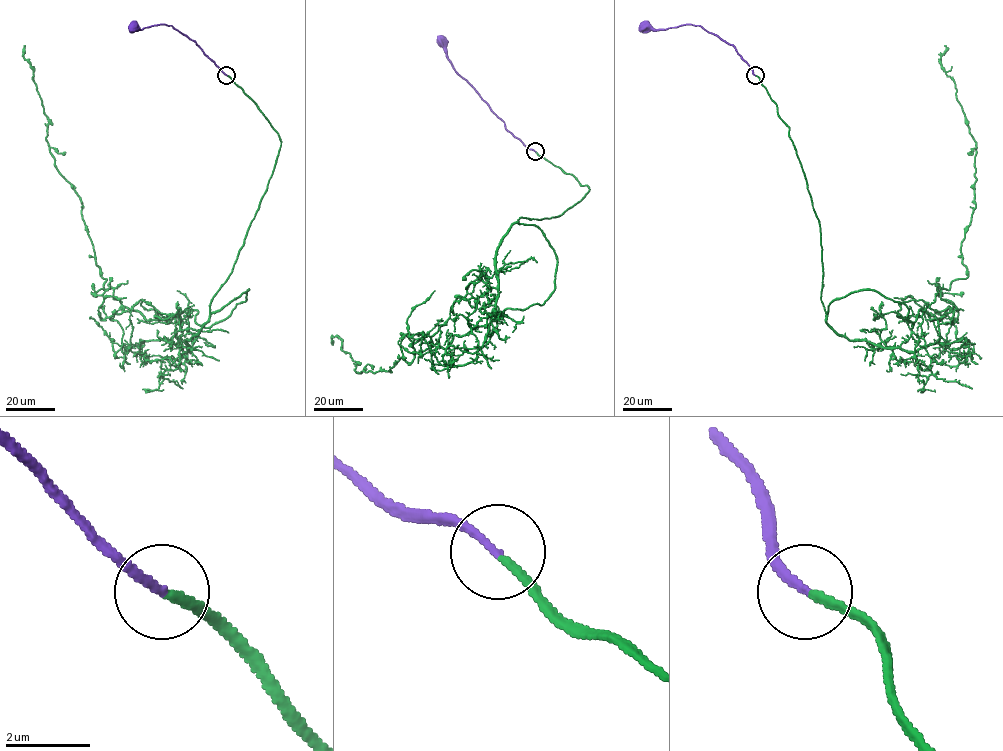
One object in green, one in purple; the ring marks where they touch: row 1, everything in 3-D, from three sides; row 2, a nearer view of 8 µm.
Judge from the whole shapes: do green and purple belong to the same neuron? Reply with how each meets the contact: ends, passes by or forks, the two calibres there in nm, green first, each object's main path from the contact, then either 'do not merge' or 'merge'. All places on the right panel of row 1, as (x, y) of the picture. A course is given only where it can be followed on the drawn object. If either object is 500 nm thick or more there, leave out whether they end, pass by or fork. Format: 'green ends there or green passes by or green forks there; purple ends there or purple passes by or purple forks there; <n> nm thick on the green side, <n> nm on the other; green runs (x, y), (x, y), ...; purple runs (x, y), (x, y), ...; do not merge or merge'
green ends there; purple ends there; 200 nm thick on the green side, 200 nm on the other; green runs (755, 75), (819, 223), (825, 321), (914, 351), (968, 276), (975, 204), (944, 45); purple runs (754, 75), (732, 45), (700, 26), (683, 24), (665, 29), (645, 26); merge

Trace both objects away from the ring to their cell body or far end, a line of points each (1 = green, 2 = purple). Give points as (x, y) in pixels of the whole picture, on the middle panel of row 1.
1: (535, 152), (589, 190), (505, 234), (502, 318), (446, 348), (422, 336), (390, 372), (357, 373), (332, 341)
2: (535, 151), (505, 128), (479, 93), (455, 70), (440, 41)

